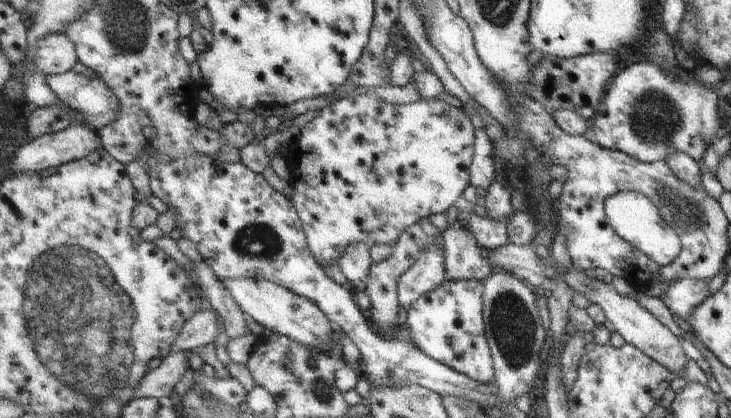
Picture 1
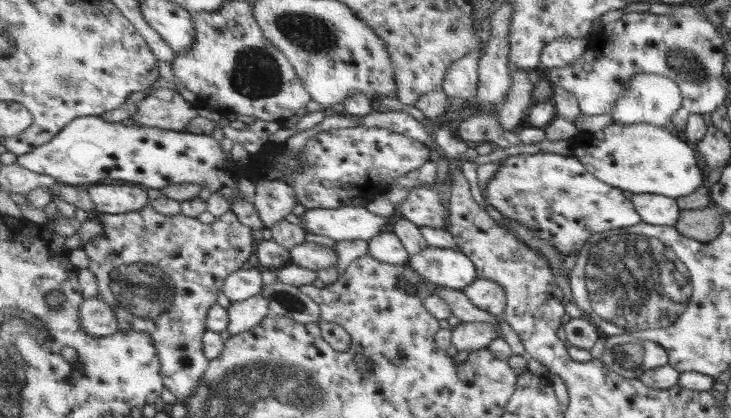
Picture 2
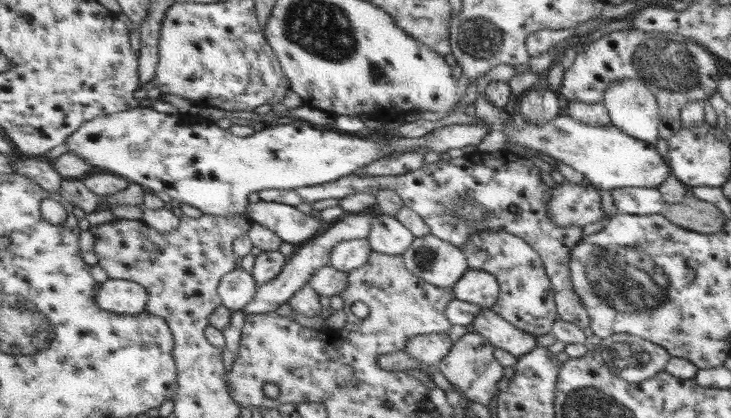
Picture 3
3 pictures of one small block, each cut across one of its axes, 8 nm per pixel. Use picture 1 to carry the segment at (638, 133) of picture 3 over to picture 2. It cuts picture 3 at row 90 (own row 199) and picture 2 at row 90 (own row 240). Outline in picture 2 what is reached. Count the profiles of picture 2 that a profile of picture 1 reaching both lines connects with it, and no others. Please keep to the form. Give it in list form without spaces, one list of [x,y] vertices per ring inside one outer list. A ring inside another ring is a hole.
[[[638,73],[631,77],[629,84],[626,84],[624,95],[617,99],[609,115],[613,123],[645,123],[664,127],[671,115],[680,107],[681,101],[680,90],[671,79],[651,73]]]

